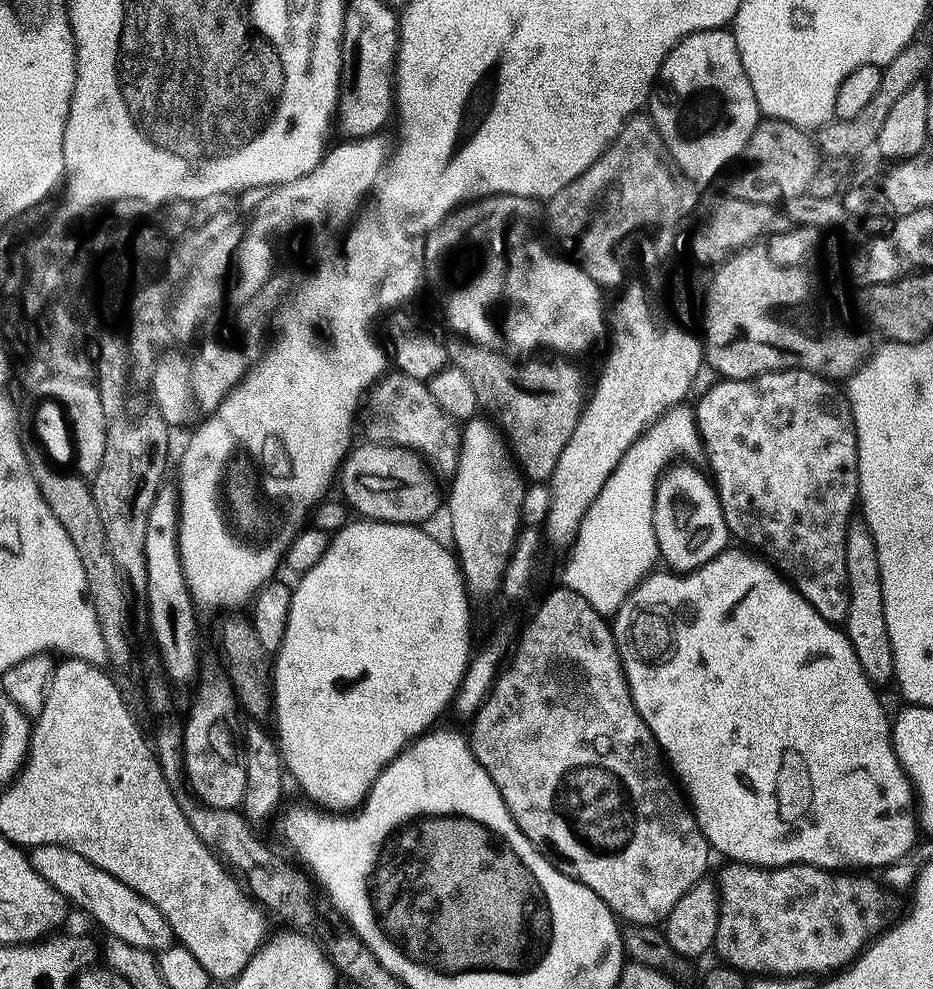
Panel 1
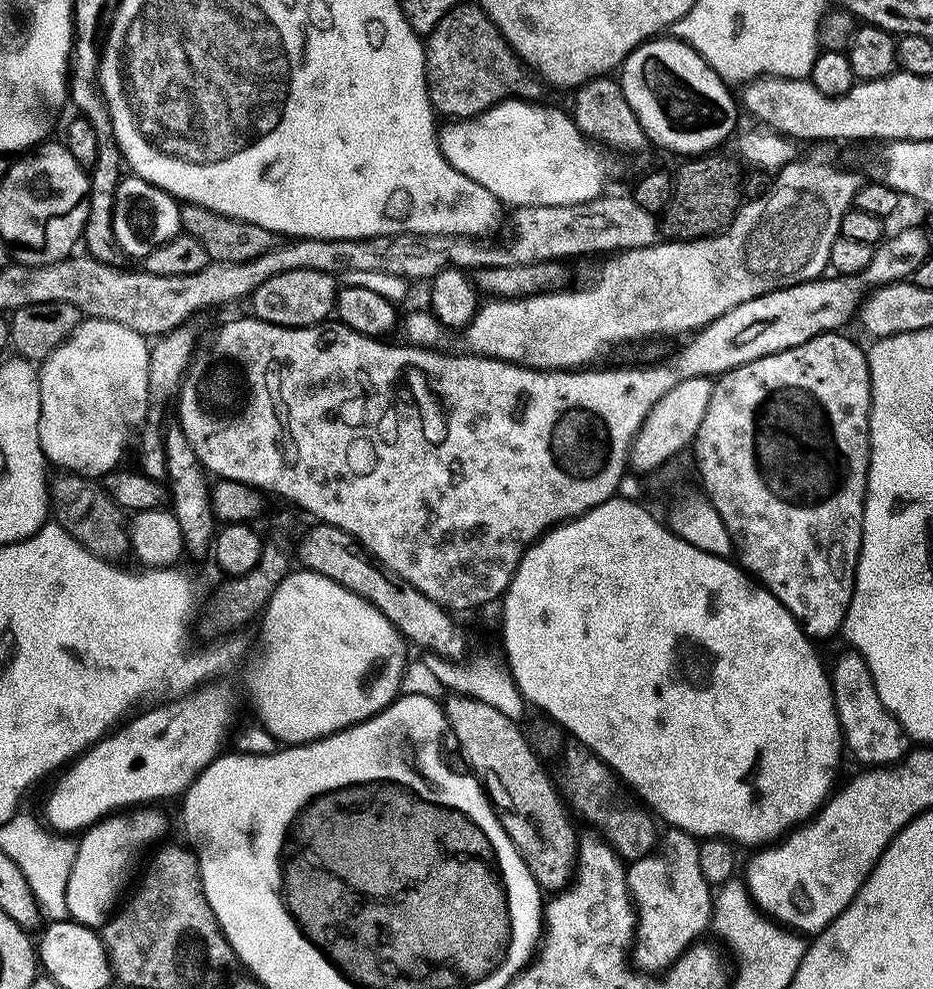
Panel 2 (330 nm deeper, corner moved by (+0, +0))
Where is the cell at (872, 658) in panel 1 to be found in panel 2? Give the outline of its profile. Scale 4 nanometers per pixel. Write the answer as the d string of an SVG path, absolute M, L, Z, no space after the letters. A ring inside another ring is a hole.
M847 651L842 653L837 658L836 665L831 665L830 668L832 693L845 747L847 751L849 748L858 761L864 763L861 765L867 767L885 767L899 763L911 749L911 737L908 737L898 720L882 705L882 700L878 698L878 686L874 686L874 678L870 674L870 666L866 666L866 662L861 658L859 652Z

